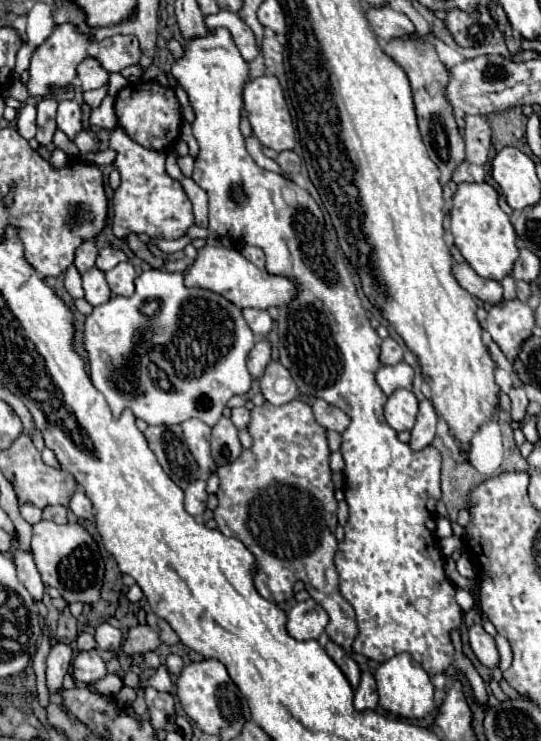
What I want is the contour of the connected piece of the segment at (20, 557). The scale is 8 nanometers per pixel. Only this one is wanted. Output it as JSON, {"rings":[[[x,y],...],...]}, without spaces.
{"rings":[[[19,550],[17,552],[17,558],[15,558],[15,566],[17,566],[17,574],[19,574],[19,580],[21,584],[27,588],[27,592],[31,594],[31,598],[35,602],[41,602],[43,600],[43,582],[41,582],[41,576],[35,568],[35,562],[33,562],[33,556]]]}

